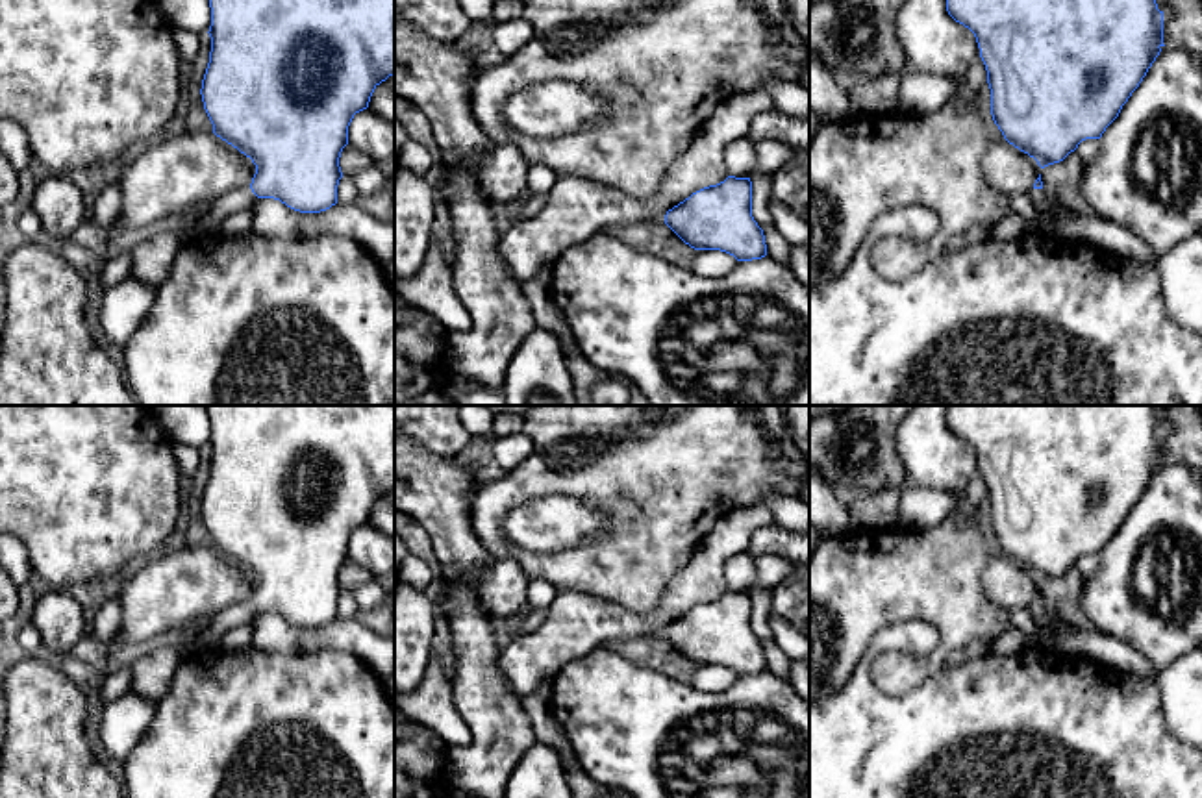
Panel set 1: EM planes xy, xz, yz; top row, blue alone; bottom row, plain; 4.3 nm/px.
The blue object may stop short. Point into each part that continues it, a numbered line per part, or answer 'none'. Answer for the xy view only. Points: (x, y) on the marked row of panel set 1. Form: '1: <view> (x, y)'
1: xy (210, 223)

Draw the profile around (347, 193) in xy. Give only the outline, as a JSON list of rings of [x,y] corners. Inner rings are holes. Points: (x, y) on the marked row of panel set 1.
[[[343,176],[337,185],[337,202],[343,206],[356,206],[361,193],[354,185],[350,176]]]

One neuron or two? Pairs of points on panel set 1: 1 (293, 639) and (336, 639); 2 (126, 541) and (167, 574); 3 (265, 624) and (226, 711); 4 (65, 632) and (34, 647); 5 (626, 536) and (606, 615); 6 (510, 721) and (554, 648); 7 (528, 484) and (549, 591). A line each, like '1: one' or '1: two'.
1: one
2: two
3: two
4: two
5: two
6: two
7: two

